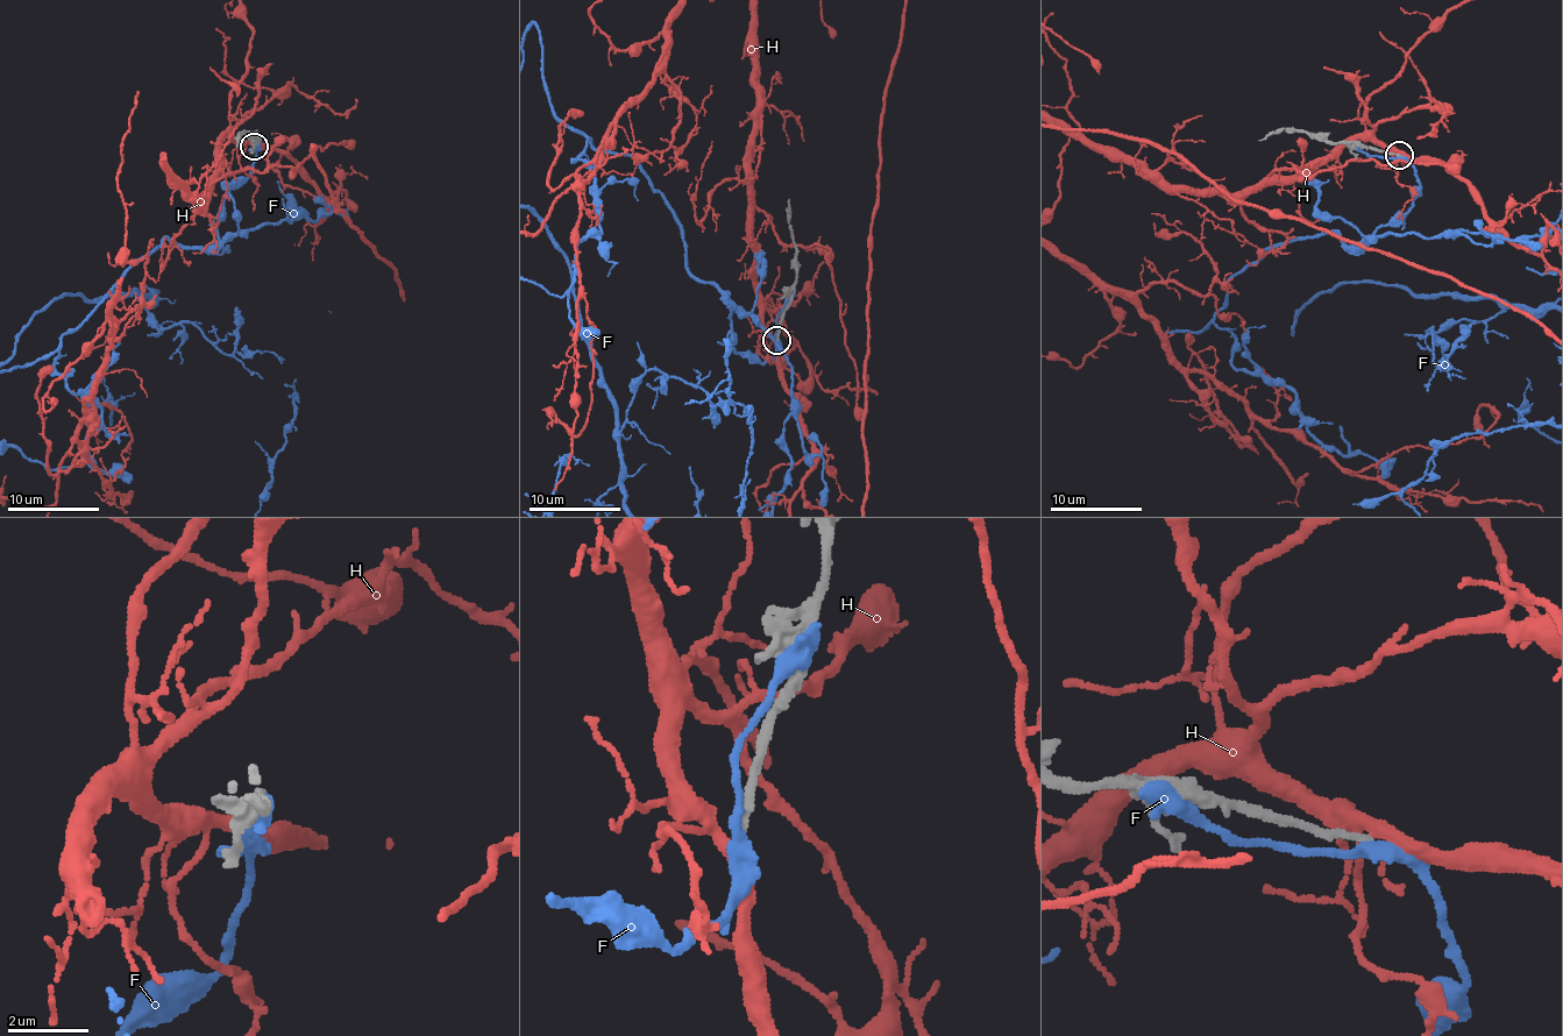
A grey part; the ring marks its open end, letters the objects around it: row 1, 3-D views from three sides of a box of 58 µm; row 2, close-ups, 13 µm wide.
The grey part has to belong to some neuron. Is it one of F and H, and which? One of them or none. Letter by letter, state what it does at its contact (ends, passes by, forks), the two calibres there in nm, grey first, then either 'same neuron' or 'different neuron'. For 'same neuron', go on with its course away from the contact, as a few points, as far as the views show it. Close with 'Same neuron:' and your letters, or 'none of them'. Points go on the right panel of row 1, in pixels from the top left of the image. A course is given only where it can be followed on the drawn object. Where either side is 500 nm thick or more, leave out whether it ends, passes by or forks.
F: it passes by | 180/360 nm | different neuron
H: it forks | 160/280 nm | different neuron
Same neuron: none of them

